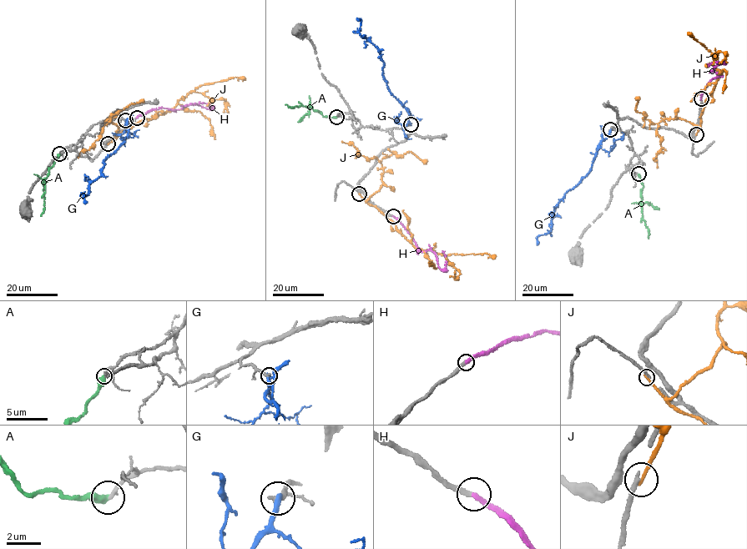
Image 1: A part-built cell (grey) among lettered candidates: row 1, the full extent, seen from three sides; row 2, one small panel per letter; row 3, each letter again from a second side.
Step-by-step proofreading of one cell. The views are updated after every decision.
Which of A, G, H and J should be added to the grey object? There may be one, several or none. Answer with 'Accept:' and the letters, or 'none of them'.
Accept: H

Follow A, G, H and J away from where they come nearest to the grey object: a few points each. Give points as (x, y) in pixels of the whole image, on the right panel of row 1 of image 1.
A: (638, 173), (643, 186), (643, 219), (648, 238)
G: (610, 129), (607, 137), (599, 143), (590, 169), (556, 207), (551, 230), (537, 237), (537, 244)
H: (701, 98), (706, 86), (719, 75), (714, 72), (714, 67), (725, 63), (708, 63)
J: (696, 134), (707, 98), (712, 94), (718, 78), (712, 65), (713, 57), (705, 47), (689, 36), (690, 33)

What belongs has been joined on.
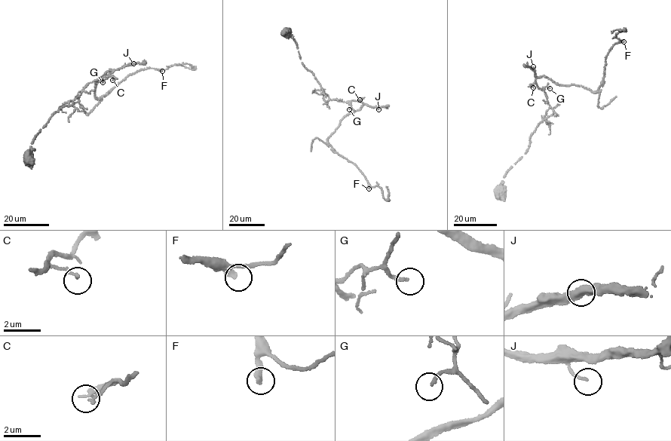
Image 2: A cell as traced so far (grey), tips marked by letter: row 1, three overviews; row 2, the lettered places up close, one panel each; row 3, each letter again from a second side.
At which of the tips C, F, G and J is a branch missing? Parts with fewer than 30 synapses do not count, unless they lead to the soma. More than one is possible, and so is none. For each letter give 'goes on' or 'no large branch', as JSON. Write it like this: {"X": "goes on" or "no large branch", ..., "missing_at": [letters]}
{"C": "no large branch", "F": "goes on", "G": "no large branch", "J": "no large branch", "missing_at": ["F"]}

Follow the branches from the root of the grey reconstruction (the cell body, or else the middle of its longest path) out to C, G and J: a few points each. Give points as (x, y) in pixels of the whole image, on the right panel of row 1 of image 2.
C: (501, 192), (504, 176), (527, 151), (531, 135), (553, 114), (546, 93), (535, 83), (530, 84), (533, 87)
G: (501, 192), (504, 176), (527, 151), (531, 135), (540, 122), (553, 114), (541, 89), (543, 87), (549, 88)
J: (501, 192), (504, 176), (527, 151), (531, 135), (540, 122), (553, 114), (546, 93), (534, 82), (533, 66)

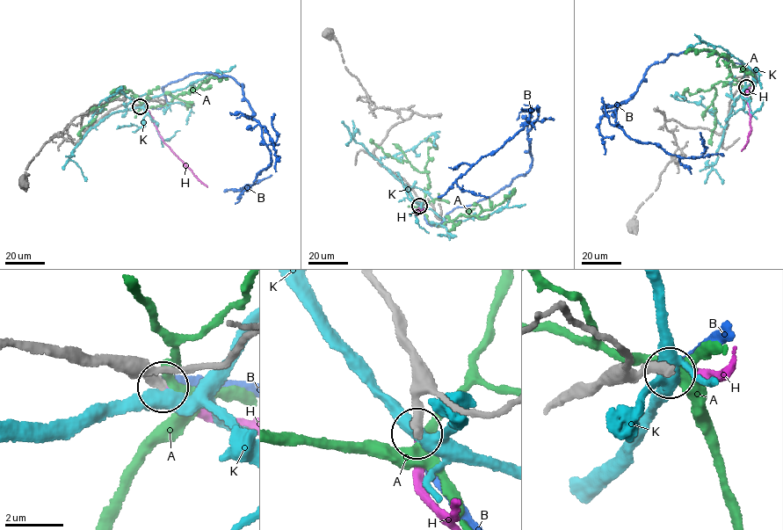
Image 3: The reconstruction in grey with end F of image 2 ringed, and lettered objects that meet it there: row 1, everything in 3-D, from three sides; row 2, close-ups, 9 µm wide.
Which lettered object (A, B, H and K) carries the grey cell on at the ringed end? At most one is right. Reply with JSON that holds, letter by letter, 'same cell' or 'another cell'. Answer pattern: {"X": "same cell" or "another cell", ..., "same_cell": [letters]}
{"A": "another cell", "B": "another cell", "H": "same cell", "K": "another cell", "same_cell": ["H"]}

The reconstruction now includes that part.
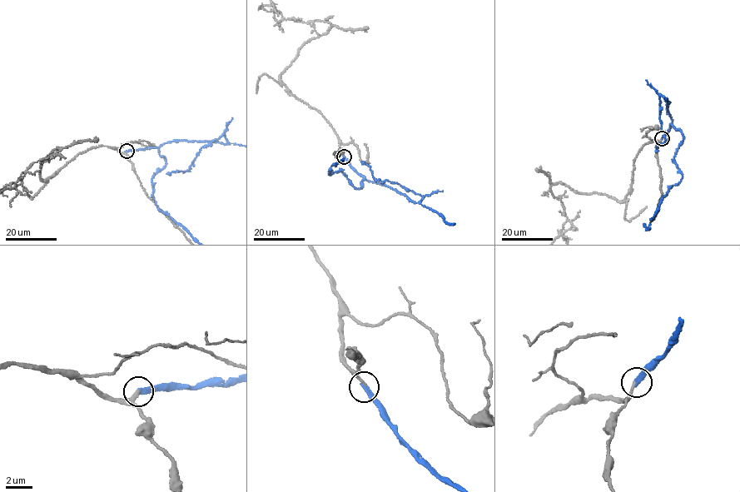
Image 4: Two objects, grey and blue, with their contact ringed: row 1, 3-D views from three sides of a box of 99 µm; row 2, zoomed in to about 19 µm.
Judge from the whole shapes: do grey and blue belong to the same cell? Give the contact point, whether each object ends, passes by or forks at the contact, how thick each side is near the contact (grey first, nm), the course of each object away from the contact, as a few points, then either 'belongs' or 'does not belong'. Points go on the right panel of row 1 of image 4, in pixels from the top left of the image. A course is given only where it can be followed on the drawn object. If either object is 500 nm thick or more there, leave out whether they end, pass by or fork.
(662, 138) | grey ends | blue ends | 200/300 nm | grey via (662, 138), (639, 150), (623, 201), (550, 186), (571, 227), (553, 240) | blue via (662, 138), (672, 123), (682, 132), (673, 161), (682, 178), (668, 188), (648, 220), (648, 230), (645, 223) | does not belong

